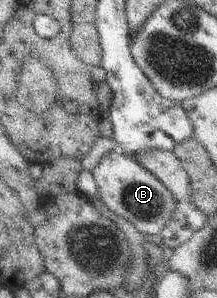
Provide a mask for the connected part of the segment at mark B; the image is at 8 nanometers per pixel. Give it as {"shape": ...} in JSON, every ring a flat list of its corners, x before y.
{"shape":[[121,150,110,152,95,171,103,202,119,216,132,222,144,235,163,235,170,225,179,201,175,195,134,157]]}

